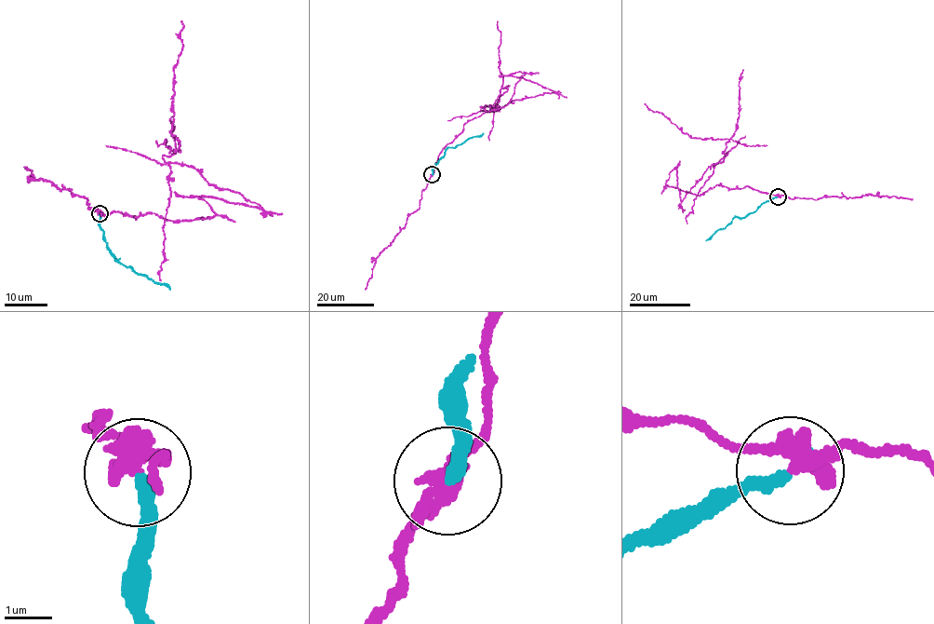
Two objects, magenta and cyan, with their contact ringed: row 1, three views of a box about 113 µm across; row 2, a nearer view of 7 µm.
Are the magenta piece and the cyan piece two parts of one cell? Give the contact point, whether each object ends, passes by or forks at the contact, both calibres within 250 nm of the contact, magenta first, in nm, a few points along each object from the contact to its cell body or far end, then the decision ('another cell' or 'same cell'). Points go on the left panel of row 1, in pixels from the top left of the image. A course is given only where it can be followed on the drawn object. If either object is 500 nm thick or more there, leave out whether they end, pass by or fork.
(100, 213) | magenta passes by | cyan ends | 380/280 nm | magenta via (100, 214), (215, 214), (194, 196), (261, 207), (166, 163), (172, 132), (177, 151), (156, 141) | cyan via (100, 214), (100, 226), (115, 261), (130, 267), (136, 273), (165, 283), (170, 290) | another cell

